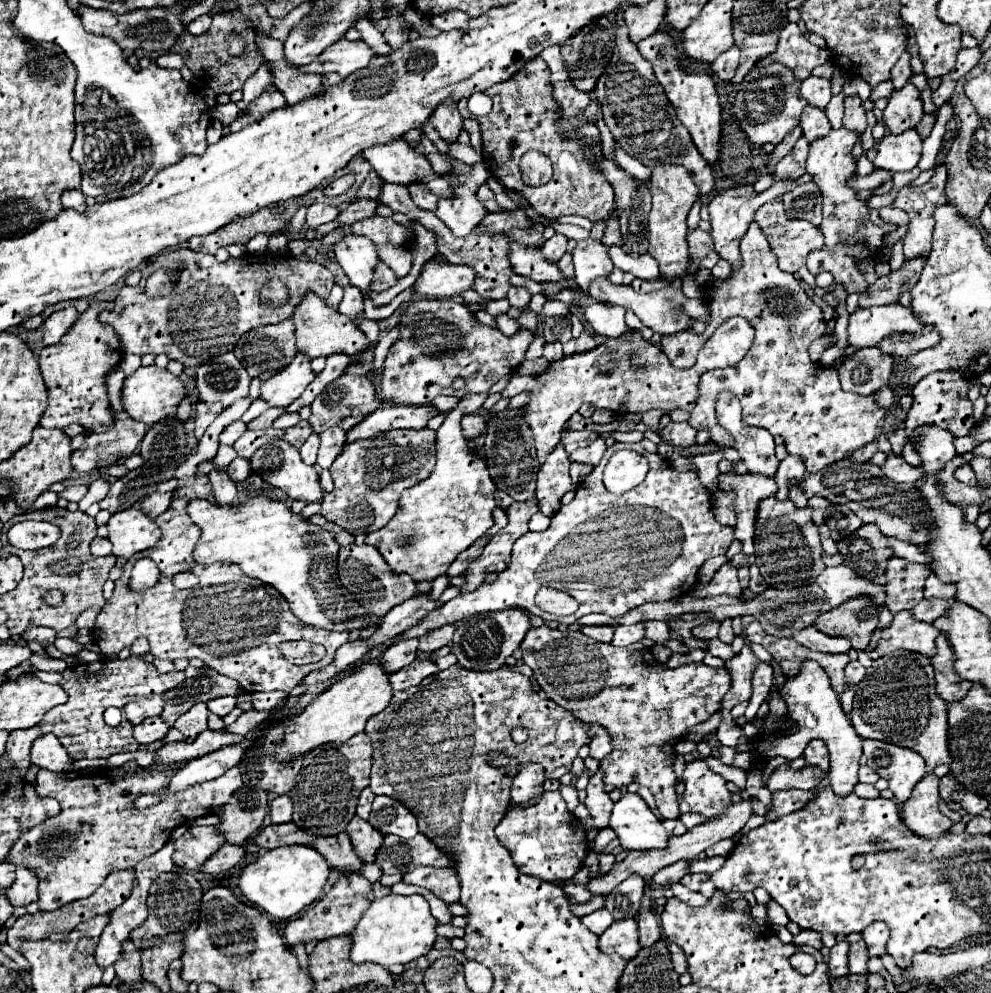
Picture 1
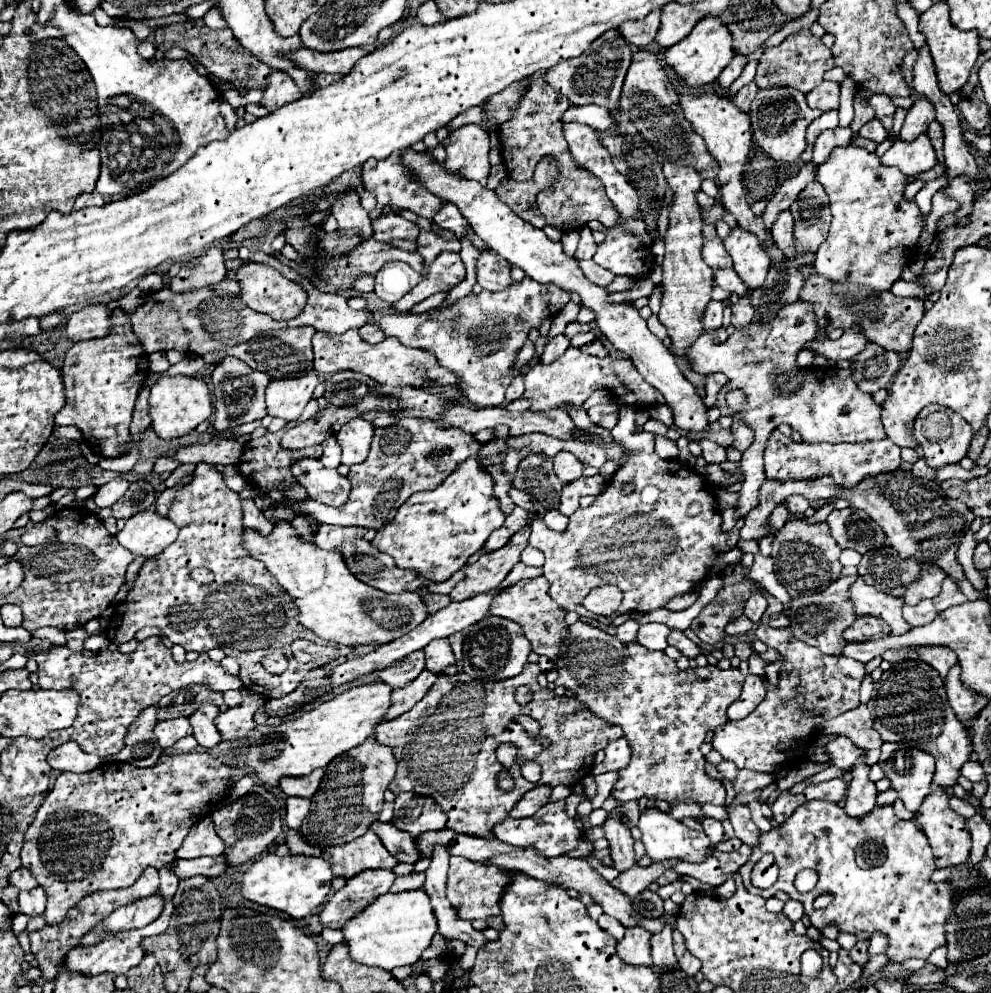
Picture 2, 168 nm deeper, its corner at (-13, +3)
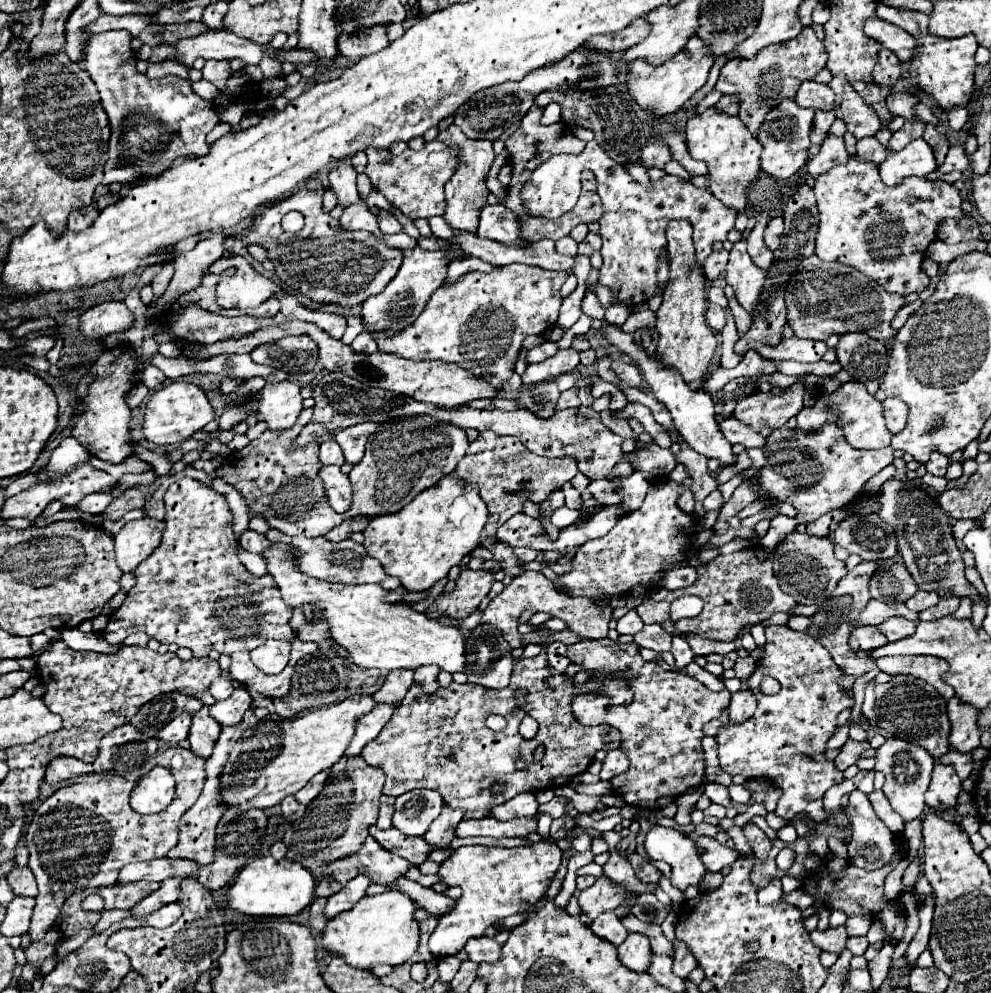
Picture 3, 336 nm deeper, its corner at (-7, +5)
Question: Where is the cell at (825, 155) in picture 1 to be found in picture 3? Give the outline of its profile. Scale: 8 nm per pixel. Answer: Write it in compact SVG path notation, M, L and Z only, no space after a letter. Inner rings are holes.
M852 156L846 164L834 166L830 172L824 172L816 178L814 184L816 206L820 210L820 226L816 234L816 256L828 262L840 262L852 266L884 286L888 292L896 292L900 296L908 296L912 292L922 292L928 288L930 278L920 270L920 262L926 254L928 244L936 238L936 226L942 218L962 218L964 212L960 208L962 198L954 184L948 182L932 182L926 178L910 178L902 184L890 188L882 184L878 168L866 160L858 160Z

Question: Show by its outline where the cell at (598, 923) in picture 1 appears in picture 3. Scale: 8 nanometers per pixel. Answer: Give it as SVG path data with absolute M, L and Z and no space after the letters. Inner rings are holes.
M606 912L602 916L598 916L592 924L590 924L592 932L608 942L612 942L614 946L622 944L624 938L628 936L628 930L622 926L620 918L614 914L614 912Z

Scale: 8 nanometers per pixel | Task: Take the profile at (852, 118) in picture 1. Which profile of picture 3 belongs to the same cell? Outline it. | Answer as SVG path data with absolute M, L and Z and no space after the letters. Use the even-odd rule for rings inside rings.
M866 136L866 138L860 138L856 142L856 154L862 158L862 160L868 160L868 162L874 162L876 166L886 158L888 150L876 140L876 136Z

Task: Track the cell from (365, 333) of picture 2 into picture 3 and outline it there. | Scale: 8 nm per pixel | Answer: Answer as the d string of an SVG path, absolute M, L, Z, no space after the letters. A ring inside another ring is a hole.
M360 332L360 334L354 338L354 342L352 342L350 346L352 346L354 350L358 350L358 352L364 352L364 354L372 354L372 352L378 350L376 340L374 340L368 332Z

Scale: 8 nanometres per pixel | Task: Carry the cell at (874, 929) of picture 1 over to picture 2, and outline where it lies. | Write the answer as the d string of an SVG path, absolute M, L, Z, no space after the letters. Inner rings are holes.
M872 934L872 938L870 938L870 954L886 952L886 948L888 948L888 938L884 938L884 934Z

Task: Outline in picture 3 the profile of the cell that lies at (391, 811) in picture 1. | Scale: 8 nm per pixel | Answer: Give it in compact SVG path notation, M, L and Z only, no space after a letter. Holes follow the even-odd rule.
M410 790L396 798L394 812L394 828L404 832L406 836L424 836L430 824L442 812L442 796L434 790Z

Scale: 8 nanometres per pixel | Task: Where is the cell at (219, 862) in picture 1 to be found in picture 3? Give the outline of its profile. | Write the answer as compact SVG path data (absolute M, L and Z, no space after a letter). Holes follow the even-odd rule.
M156 858L152 862L130 864L120 872L120 884L136 882L136 880L152 880L164 882L172 876L194 876L200 870L192 860L172 860L172 858Z

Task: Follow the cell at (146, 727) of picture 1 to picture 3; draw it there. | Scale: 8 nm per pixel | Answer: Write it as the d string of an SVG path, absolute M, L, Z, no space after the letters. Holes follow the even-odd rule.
M180 714L180 716L176 716L172 722L168 722L168 724L158 732L158 738L164 740L164 742L168 742L168 744L178 744L180 740L184 740L184 738L188 736L190 720L192 720L190 714Z

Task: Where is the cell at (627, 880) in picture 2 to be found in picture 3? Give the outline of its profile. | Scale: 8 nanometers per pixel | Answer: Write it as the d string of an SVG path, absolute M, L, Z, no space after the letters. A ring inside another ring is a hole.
M600 878L600 880L596 880L594 886L580 892L578 904L580 904L580 910L594 920L602 912L616 910L618 904L622 904L626 900L626 896L628 896L628 892L622 892L622 888L618 888L618 884L614 884L612 880Z

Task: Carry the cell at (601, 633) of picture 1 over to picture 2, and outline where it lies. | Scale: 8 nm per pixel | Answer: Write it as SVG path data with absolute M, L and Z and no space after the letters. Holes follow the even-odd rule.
M630 618L630 620L626 620L622 626L618 626L618 634L616 634L616 636L618 636L622 642L632 642L632 640L636 640L638 628L640 628L638 620Z

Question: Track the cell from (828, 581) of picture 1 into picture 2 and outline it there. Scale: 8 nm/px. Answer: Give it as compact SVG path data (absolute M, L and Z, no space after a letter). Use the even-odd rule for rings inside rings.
M858 578L852 584L852 604L858 616L876 616L884 622L888 622L888 626L892 628L892 634L904 634L908 632L912 626L902 618L902 606L904 600L902 598L894 598L888 596L884 592L878 592L874 586L864 584L862 578Z

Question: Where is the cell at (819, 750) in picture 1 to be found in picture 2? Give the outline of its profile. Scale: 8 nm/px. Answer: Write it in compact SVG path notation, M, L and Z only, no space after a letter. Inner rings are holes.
M838 736L832 742L828 742L828 752L830 752L830 764L838 768L848 768L856 762L858 756L864 754L862 748L858 748L850 738Z

